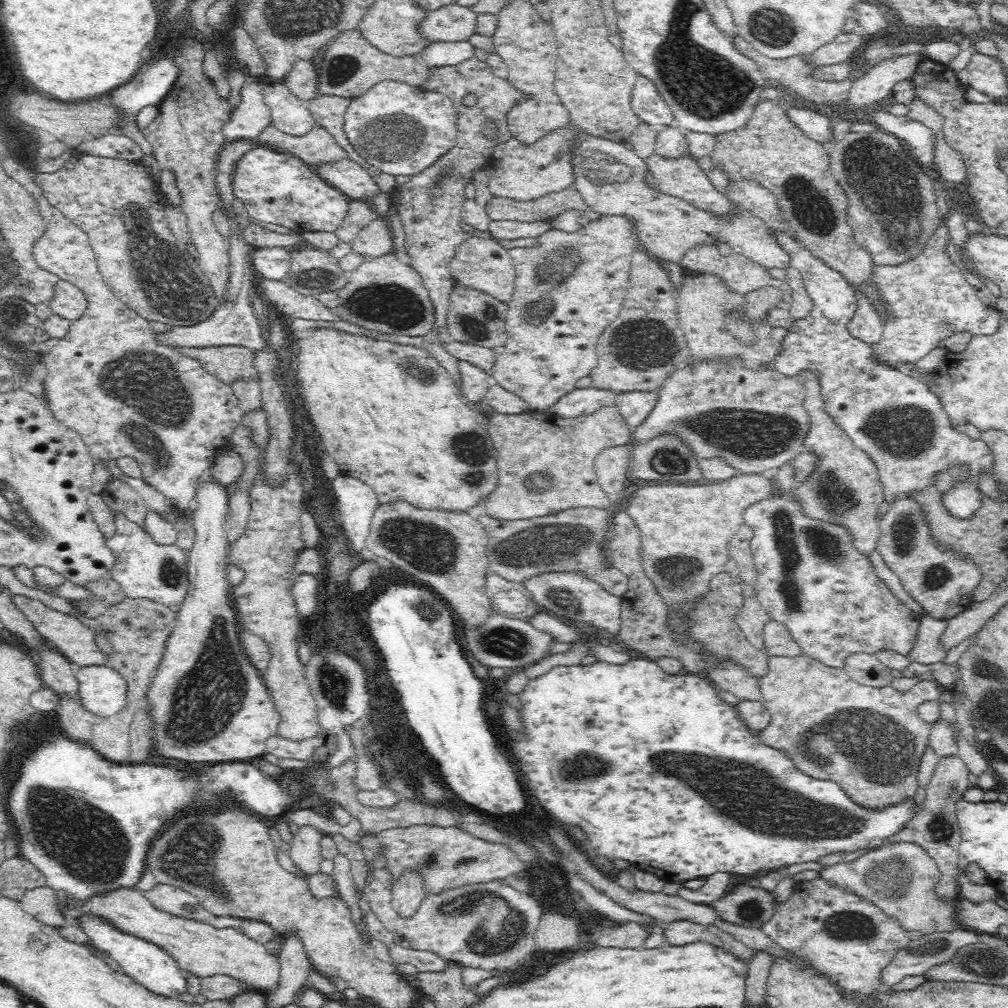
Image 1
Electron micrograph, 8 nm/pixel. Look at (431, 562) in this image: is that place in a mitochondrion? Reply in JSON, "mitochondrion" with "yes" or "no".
{"mitochondrion":"yes"}

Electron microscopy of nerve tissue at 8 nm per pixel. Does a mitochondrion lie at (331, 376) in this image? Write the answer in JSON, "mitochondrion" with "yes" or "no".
{"mitochondrion":"no"}

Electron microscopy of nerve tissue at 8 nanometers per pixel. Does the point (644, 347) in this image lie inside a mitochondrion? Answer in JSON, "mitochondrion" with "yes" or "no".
{"mitochondrion":"yes"}

